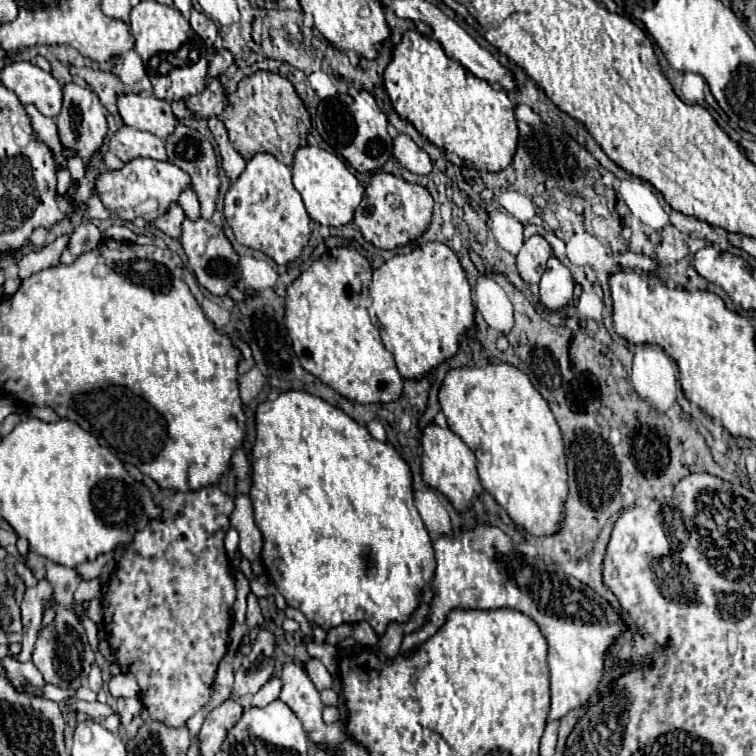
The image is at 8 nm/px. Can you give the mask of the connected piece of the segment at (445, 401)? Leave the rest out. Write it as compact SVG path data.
M489 363L489 365L483 365L483 367L459 367L459 369L451 369L443 383L441 383L441 389L439 389L439 405L441 405L441 411L445 413L447 417L447 425L453 433L457 433L467 445L469 449L473 449L475 453L475 459L477 459L477 473L479 473L479 479L481 479L481 485L485 491L489 491L497 503L509 513L509 517L521 525L523 529L527 529L531 535L539 537L539 535L549 535L553 531L559 529L559 521L565 517L565 509L563 509L563 503L565 503L565 497L567 497L567 469L565 469L565 457L563 457L563 439L561 439L561 431L559 431L559 425L547 405L547 401L541 397L541 393L533 387L533 383L529 381L529 377L525 373L521 373L515 365L511 363Z

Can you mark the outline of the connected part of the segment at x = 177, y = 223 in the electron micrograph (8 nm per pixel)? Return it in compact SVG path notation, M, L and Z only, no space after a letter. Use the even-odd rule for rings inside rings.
M173 203L167 213L163 213L161 217L157 217L157 219L153 221L153 225L155 225L157 229L161 229L163 233L167 233L169 237L179 239L183 219L185 219L185 213L183 213L181 205L179 205L179 203Z

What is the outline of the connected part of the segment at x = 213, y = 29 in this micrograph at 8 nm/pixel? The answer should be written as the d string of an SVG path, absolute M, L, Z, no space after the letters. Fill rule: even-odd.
M197 9L191 11L191 19L189 19L189 23L191 23L193 31L205 41L205 45L211 47L213 41L215 41L215 37L217 37L217 25L215 25L207 15L203 15L203 13L197 11Z

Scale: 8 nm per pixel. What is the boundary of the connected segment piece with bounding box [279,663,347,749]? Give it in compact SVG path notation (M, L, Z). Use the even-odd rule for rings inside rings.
M297 663L283 665L283 689L279 699L285 701L291 711L301 719L305 725L309 739L313 743L325 743L327 747L337 747L341 741L347 739L343 725L325 725L321 719L323 703L319 699L319 691L307 677L305 669Z

